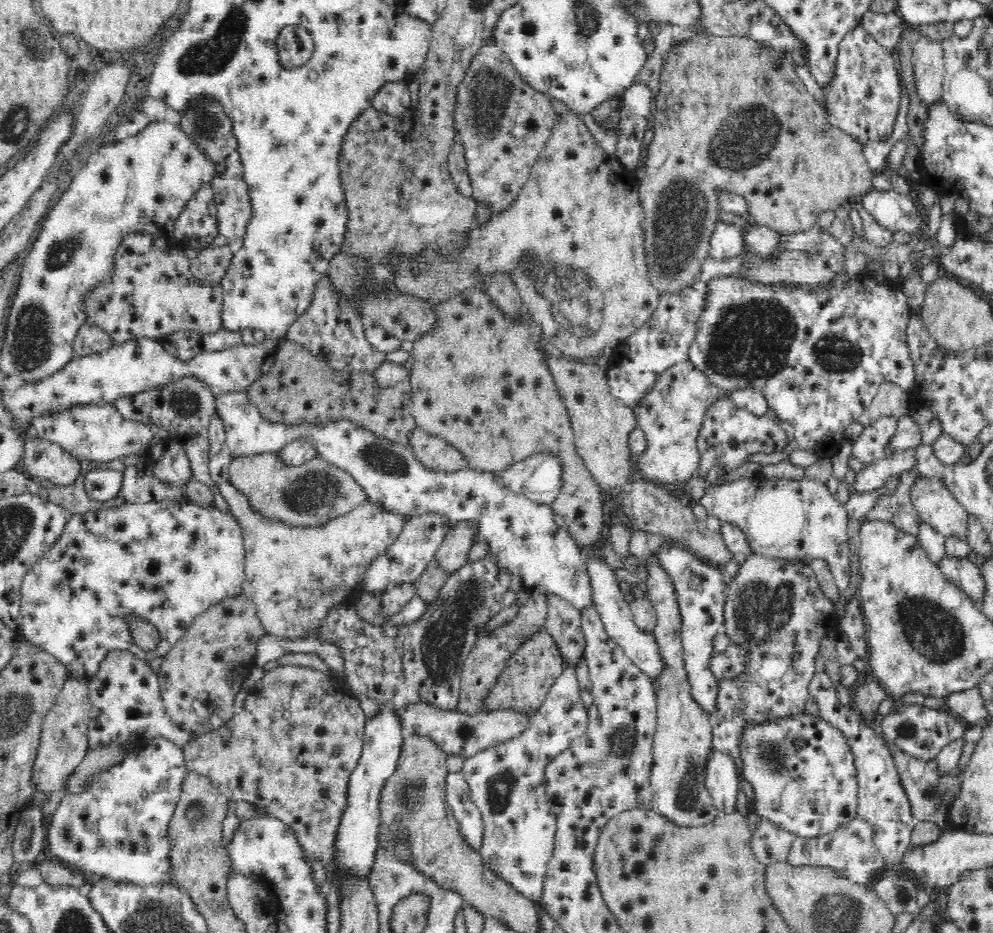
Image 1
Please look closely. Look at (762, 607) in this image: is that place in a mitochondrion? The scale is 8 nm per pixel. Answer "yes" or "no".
yes

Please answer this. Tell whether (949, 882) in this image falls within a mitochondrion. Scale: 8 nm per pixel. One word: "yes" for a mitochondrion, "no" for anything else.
no

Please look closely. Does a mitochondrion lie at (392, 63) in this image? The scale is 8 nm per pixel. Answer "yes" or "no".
no

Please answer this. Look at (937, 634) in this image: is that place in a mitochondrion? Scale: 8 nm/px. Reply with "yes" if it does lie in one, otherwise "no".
yes

